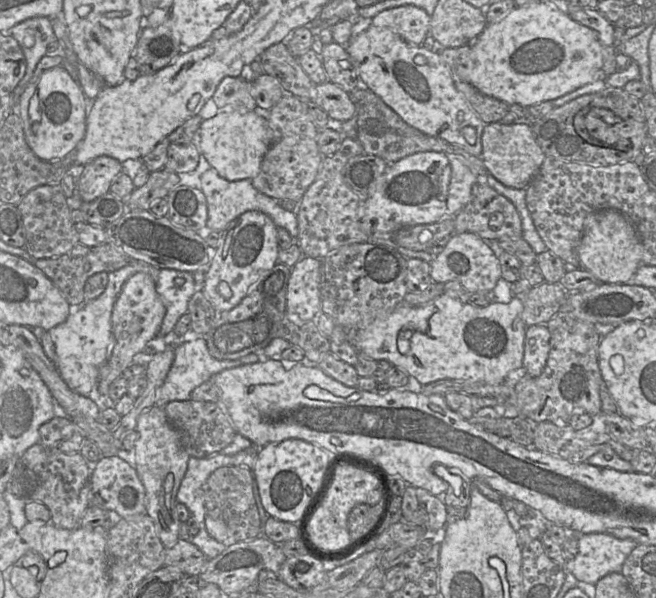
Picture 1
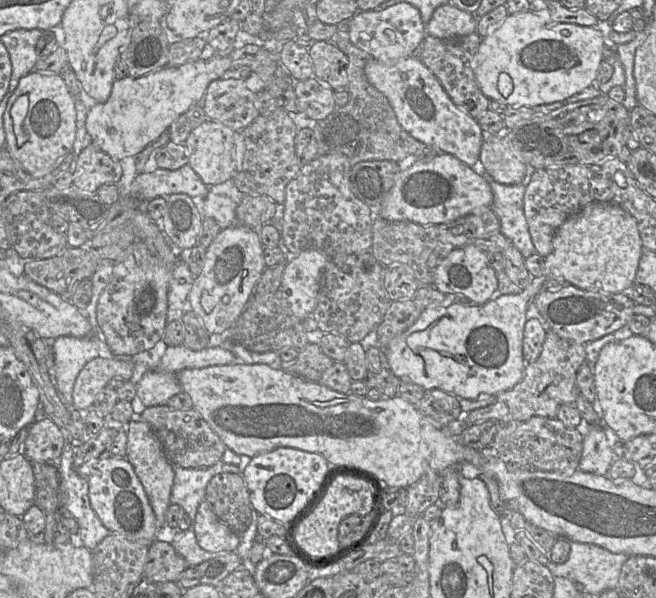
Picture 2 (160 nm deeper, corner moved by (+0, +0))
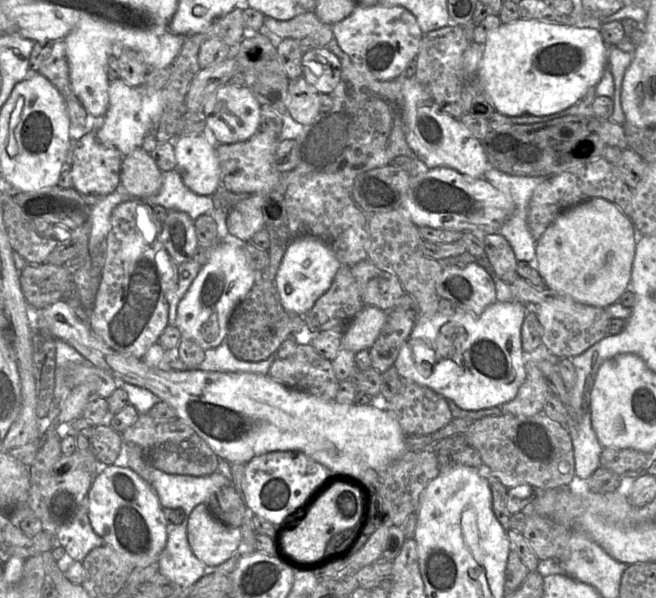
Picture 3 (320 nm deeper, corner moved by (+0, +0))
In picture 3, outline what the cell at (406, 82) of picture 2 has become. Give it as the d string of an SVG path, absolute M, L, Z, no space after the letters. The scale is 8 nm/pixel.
M415 77L402 80L402 114L407 143L428 169L449 167L468 177L481 178L490 167L481 141L459 119L442 112Z

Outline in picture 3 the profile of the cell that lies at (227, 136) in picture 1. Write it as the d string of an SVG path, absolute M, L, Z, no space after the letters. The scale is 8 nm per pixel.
M202 134L179 136L168 142L174 146L175 170L184 185L197 195L212 196L221 187L214 147Z

